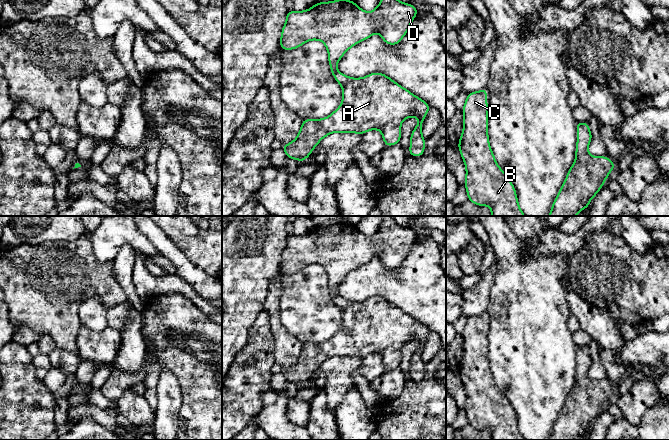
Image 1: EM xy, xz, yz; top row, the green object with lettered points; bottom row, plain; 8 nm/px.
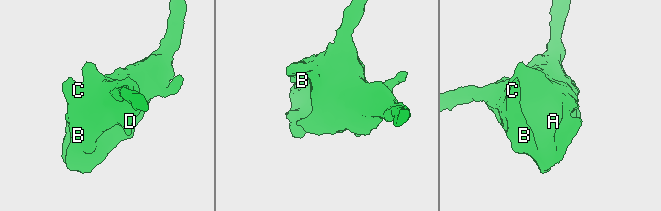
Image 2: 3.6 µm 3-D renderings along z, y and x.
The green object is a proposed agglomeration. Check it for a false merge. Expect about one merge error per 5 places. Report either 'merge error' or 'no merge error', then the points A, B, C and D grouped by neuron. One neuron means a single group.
no merge error; A B C D

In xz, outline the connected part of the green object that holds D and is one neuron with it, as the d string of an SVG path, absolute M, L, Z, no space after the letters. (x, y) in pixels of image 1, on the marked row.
M351 0L319 2L305 11L287 12L286 22L281 31L280 48L293 50L311 40L322 41L328 51L330 71L343 90L342 103L331 115L323 119L302 120L297 137L291 143L282 145L287 158L305 161L324 137L335 132L364 134L377 129L382 133L385 146L399 144L401 124L404 119L412 116L419 122L411 133L408 154L414 157L424 154L425 138L422 136L422 126L427 112L431 109L427 102L383 73L375 72L362 78L352 78L342 74L337 68L339 60L351 47L367 40L376 32L386 44L398 45L417 13L414 5L399 0L380 0L379 5L371 12L362 10Z

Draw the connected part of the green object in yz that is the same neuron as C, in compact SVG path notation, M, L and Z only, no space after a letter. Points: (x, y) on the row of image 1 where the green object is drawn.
M487 88L467 93L462 112L463 131L457 147L465 163L464 185L468 200L477 206L489 206L491 216L525 216L519 207L515 187L499 167L489 144Z

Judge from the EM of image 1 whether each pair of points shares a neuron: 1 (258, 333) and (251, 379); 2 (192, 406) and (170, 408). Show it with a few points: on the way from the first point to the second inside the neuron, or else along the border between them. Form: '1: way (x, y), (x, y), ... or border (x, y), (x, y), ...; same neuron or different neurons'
1: way (258, 344), (258, 354), (251, 368); same neuron
2: border (179, 384), (181, 407), (177, 429); different neurons

